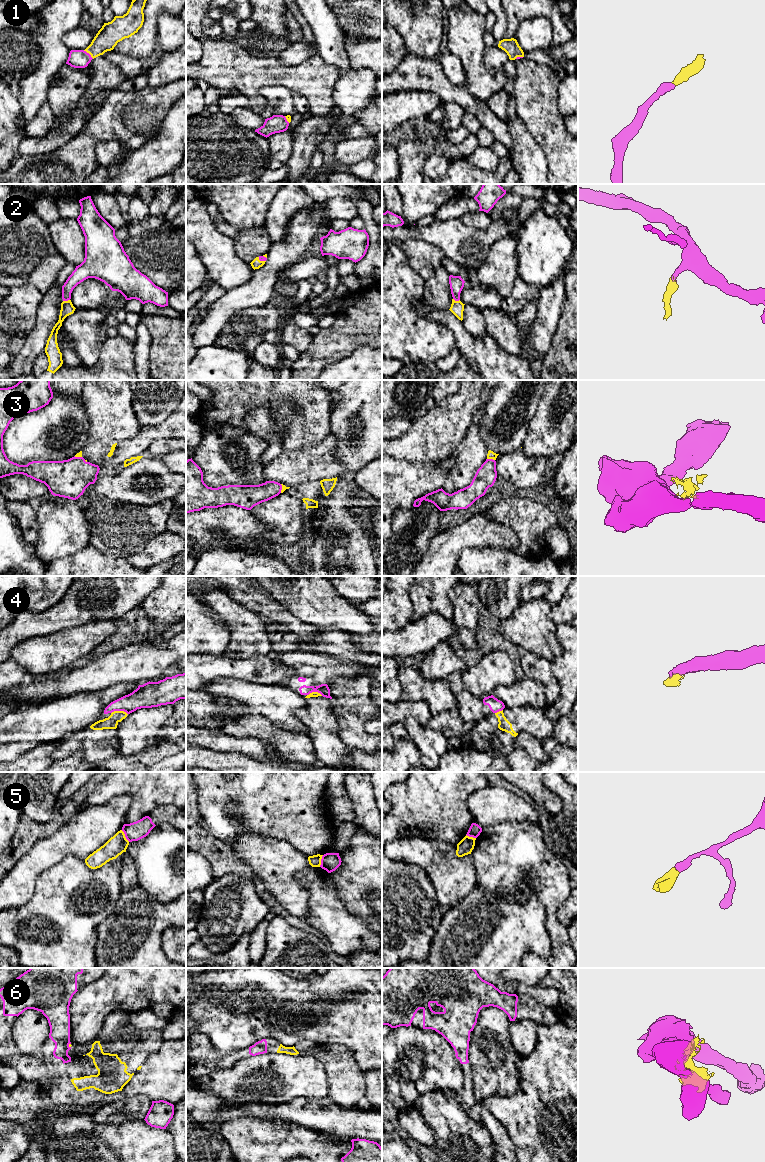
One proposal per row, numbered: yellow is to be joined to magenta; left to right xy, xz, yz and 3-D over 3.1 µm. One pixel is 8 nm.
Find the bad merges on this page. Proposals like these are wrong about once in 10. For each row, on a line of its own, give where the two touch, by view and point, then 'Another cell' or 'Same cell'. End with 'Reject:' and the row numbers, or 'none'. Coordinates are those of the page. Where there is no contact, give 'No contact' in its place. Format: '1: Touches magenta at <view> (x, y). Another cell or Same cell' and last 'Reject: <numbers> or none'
1: Touches magenta at xy (88, 53). Same cell
2: Touches magenta at xy (66, 300). Same cell
3: Touches magenta at yz (491, 459). Another cell
4: Touches magenta at xy (119, 710). Another cell
5: Touches magenta at xy (125, 836). Another cell
6: Touches magenta at xy (68, 1045). Same cell
Reject: 3, 4, 5

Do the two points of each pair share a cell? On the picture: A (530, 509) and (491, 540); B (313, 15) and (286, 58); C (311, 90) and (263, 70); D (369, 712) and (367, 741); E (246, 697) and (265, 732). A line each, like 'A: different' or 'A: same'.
A: different
B: different
C: same
D: same
E: different

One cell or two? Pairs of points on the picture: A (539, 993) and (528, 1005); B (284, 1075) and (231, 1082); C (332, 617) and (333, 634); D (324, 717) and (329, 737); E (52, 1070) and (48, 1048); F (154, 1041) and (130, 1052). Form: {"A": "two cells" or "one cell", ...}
{"A": "two cells", "B": "one cell", "C": "two cells", "D": "one cell", "E": "one cell", "F": "one cell"}

